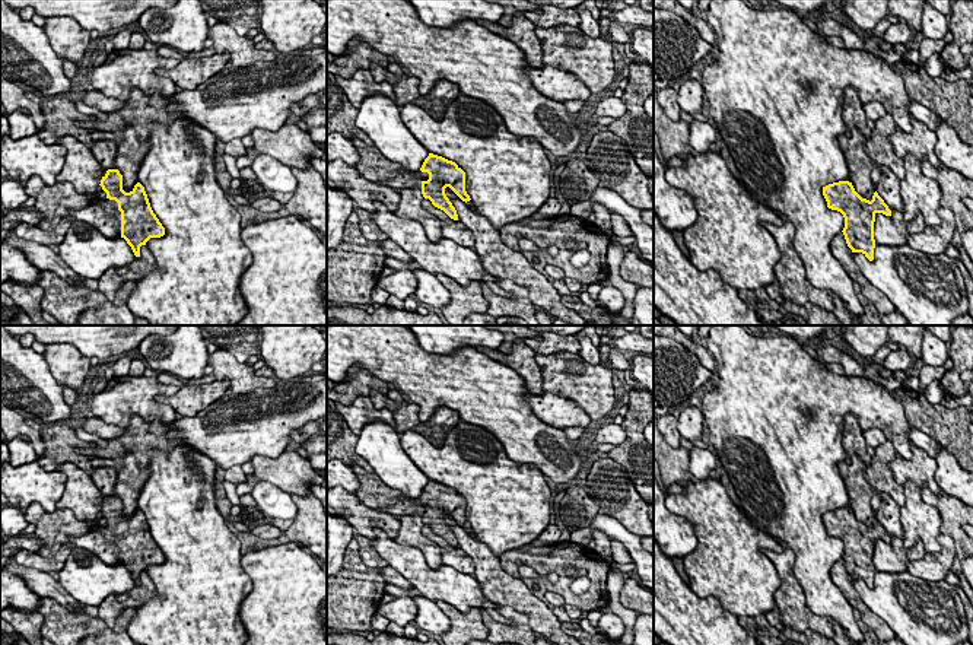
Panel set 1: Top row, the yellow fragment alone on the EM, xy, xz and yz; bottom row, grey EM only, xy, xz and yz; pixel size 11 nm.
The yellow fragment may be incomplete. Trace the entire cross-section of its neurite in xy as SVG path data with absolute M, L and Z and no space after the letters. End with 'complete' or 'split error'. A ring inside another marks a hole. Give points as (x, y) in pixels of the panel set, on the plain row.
M118 496L102 498L101 511L106 525L90 524L90 530L80 537L70 537L70 544L86 549L106 565L121 563L140 584L140 573L150 565L165 562L165 555L153 540L144 514L137 509L130 520L123 517L123 502Z; split error

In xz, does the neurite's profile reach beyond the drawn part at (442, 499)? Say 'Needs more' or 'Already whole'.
Needs more

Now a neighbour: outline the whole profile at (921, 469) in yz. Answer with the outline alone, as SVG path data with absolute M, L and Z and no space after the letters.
M910 441L912 458L904 460L897 455L893 461L887 463L891 468L896 482L904 486L907 480L915 482L920 489L928 486L929 490L941 496L944 492L935 480L937 461L925 449Z

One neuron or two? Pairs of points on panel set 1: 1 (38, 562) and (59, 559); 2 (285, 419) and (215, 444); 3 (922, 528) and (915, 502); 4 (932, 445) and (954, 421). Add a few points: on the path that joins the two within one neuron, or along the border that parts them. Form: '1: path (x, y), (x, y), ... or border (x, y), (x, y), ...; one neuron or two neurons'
1: path (43, 564), (54, 564); one neuron
2: path (267, 419), (232, 431); one neuron
3: path (922, 523), (915, 515), (915, 508); one neuron
4: border (913, 426), (932, 437), (941, 445); two neurons

